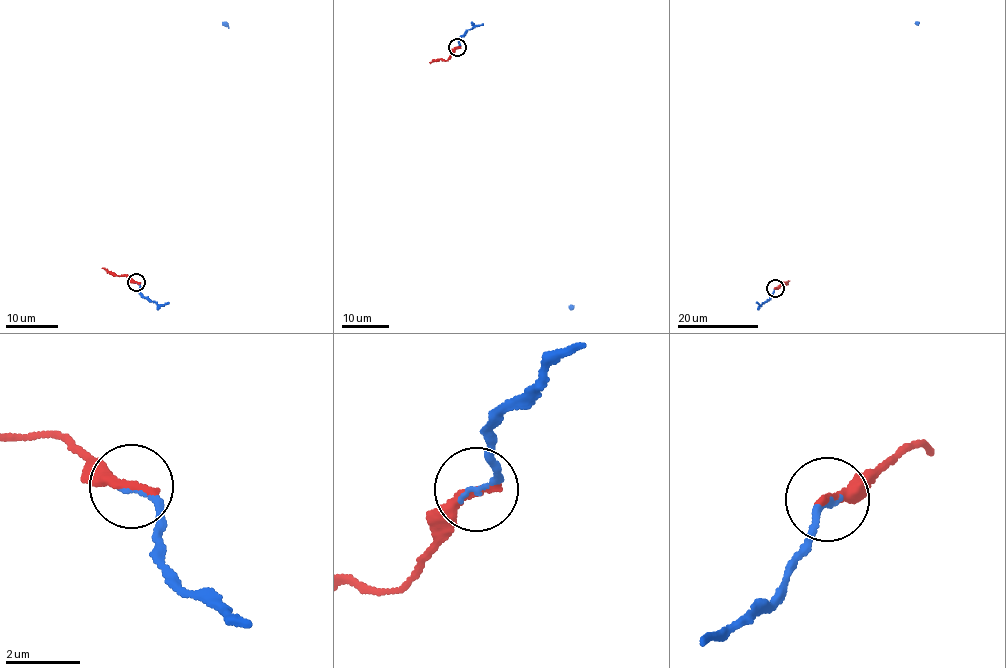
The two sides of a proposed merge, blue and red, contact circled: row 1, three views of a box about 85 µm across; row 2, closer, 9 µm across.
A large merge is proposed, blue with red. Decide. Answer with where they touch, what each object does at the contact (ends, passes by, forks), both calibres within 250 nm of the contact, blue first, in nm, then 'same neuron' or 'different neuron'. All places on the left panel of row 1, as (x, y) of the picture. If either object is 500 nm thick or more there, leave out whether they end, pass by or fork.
at (136, 282); blue ends there; red ends there; 140 nm thick on the blue side, 280 nm on the other; same neuron

